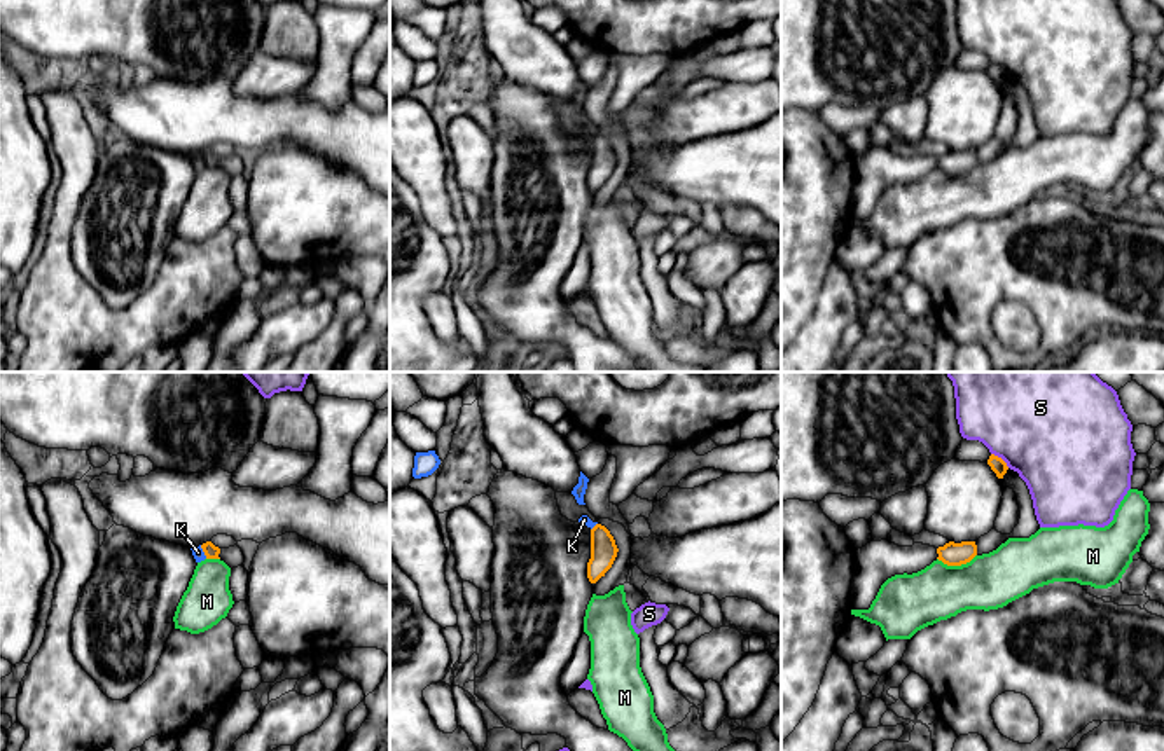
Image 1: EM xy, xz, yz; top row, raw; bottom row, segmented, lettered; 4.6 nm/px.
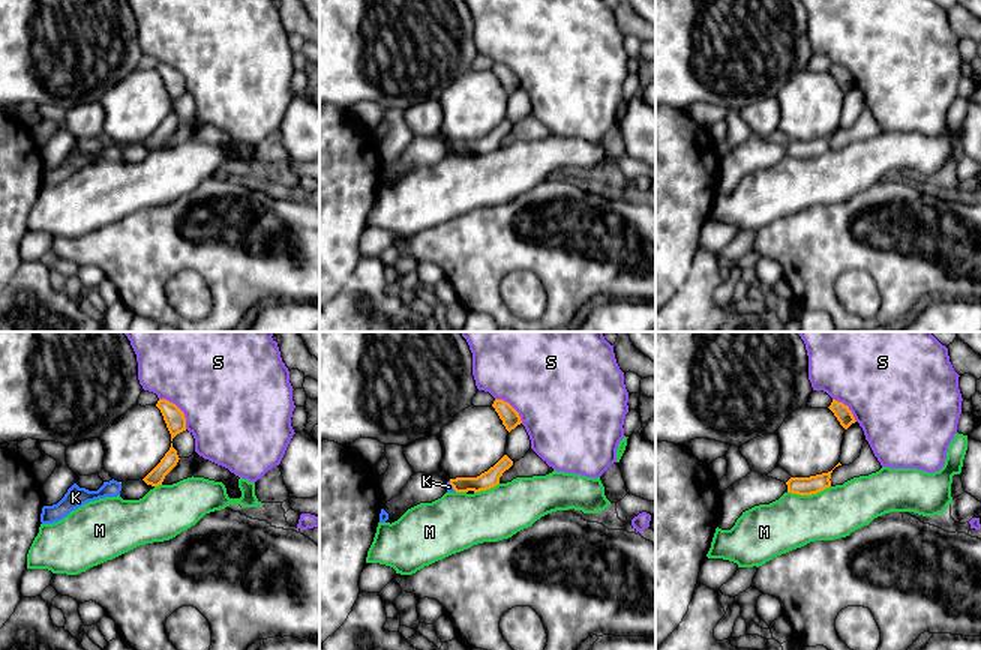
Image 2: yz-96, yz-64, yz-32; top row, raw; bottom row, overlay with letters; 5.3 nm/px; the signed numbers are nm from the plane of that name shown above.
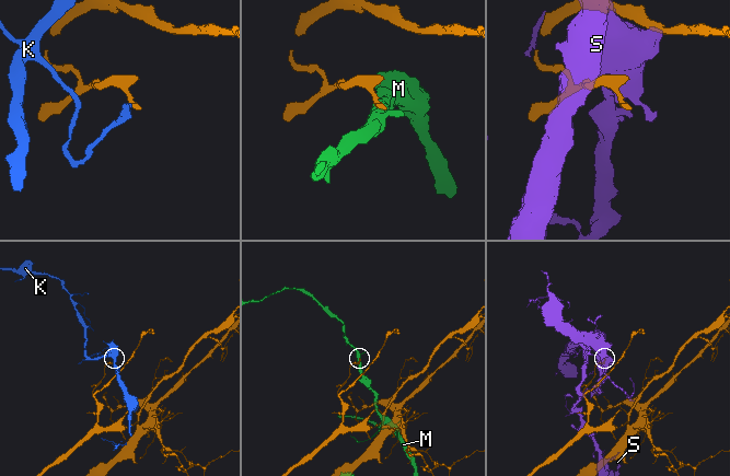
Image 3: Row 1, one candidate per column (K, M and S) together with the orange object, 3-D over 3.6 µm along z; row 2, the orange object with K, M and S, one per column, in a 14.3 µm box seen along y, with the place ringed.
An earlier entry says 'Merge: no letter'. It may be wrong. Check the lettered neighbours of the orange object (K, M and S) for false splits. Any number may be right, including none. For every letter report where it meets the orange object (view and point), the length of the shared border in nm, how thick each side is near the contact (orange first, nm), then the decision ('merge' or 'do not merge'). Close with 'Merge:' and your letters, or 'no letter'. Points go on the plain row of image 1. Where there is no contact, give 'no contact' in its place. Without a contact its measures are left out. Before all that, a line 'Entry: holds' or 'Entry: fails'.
Entry: holds
K: xy (203, 159) | 70 nm | 70/50 nm | do not merge
M: yz (956, 173) | 190 nm | 110/260 nm | do not merge
S: yz (1000, 67) | 110 nm | 70/440 nm | do not merge
Merge: no letter

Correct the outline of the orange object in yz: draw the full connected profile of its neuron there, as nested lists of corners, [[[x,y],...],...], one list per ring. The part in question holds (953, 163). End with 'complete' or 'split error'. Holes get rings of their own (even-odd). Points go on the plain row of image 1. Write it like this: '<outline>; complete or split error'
[[[949,150],[944,155],[937,157],[939,169],[942,169],[947,175],[961,175],[970,171],[977,164],[977,154],[975,150],[961,150],[954,152]]]; complete

